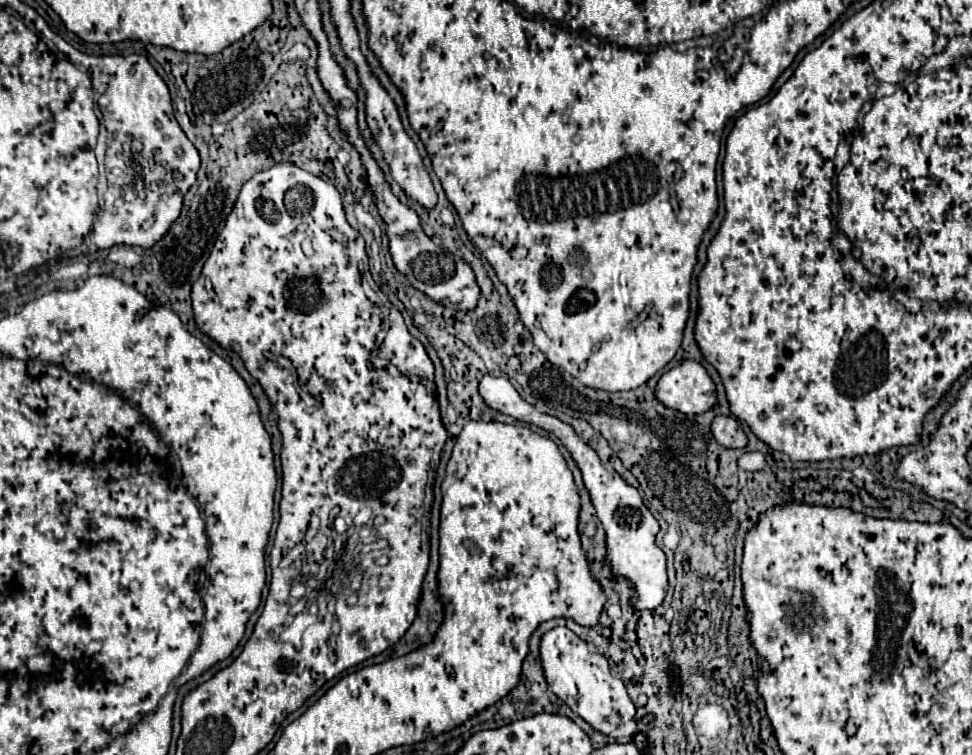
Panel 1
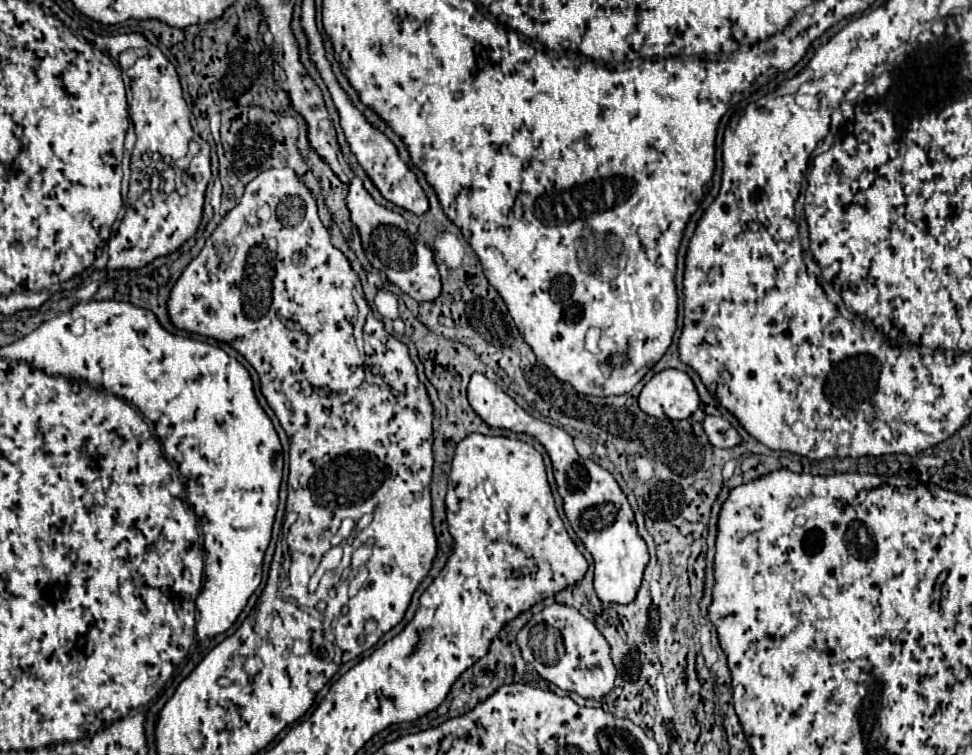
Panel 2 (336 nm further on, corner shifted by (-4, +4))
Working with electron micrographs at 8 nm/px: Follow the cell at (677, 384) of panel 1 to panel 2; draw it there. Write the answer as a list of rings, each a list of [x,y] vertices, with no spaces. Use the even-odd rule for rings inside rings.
[[[670,368],[654,374],[644,384],[638,396],[638,406],[654,418],[684,420],[700,406],[700,398],[690,376]]]

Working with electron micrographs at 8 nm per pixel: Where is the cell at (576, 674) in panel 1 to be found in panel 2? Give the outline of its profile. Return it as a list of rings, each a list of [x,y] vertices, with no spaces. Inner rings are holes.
[[[558,602],[546,606],[542,612],[532,614],[528,624],[518,632],[516,638],[522,650],[522,658],[544,680],[556,684],[558,688],[596,700],[612,690],[616,668],[610,660],[608,642],[602,638],[594,622],[586,620],[574,606]]]

